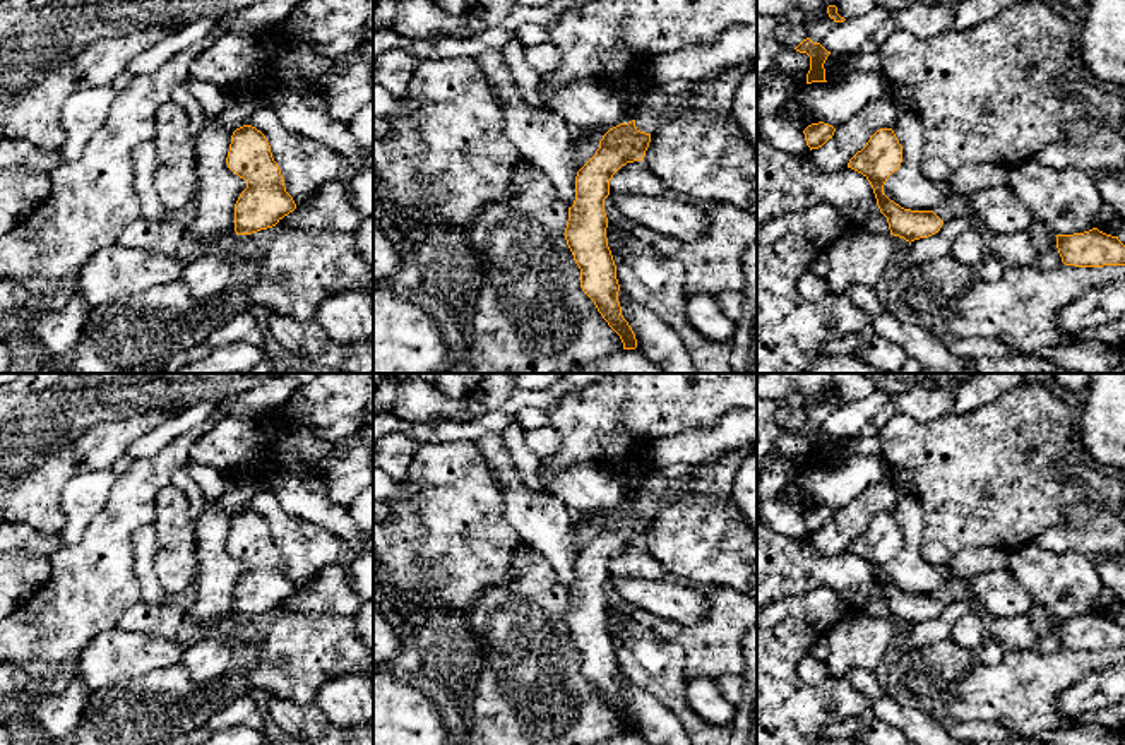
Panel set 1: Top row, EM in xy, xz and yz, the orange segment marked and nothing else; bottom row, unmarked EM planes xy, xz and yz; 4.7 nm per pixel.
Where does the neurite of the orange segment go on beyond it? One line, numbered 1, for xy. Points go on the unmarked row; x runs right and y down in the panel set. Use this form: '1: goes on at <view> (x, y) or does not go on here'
1: does not go on here

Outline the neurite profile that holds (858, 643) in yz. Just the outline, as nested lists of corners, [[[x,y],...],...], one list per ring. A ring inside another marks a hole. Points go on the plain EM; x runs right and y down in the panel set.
[[[846,611],[827,635],[830,653],[825,665],[836,678],[849,671],[882,675],[897,637],[894,618],[877,620],[861,611]]]

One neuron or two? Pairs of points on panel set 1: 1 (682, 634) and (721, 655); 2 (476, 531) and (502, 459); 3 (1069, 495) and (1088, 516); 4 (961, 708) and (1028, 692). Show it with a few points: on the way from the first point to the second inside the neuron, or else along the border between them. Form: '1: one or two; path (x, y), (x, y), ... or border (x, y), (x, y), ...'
1: one; path (692, 637), (711, 646)
2: two; border (473, 442), (500, 488), (505, 516)
3: two; border (1107, 511), (1089, 504), (1072, 504), (1064, 516)
4: one; path (978, 696), (1011, 692)

